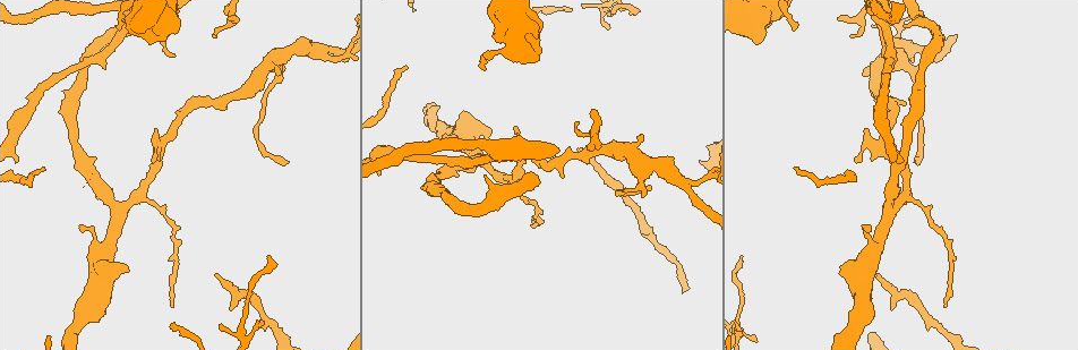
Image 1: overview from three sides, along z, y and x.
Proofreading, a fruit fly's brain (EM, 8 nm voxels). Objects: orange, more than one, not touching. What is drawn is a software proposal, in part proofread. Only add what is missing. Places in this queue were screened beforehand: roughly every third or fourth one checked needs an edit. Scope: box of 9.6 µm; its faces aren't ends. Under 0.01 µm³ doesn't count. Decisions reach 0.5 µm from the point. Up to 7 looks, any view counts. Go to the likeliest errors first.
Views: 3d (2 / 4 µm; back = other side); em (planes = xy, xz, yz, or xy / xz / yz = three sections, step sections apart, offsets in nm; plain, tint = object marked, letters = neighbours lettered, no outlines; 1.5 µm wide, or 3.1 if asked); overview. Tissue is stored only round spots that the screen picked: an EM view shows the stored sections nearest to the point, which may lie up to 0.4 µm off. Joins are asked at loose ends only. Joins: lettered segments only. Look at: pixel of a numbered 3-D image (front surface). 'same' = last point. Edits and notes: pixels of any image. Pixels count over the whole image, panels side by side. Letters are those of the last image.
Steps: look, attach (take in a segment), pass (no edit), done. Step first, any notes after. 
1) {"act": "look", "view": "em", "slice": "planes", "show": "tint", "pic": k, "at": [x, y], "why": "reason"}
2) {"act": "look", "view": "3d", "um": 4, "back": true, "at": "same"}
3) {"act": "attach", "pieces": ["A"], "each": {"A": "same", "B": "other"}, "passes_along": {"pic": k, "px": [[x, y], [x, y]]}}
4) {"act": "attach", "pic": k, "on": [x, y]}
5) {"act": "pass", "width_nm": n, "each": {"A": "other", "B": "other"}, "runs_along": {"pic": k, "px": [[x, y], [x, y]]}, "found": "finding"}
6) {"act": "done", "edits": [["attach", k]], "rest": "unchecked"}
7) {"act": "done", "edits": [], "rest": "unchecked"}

{"act": "look", "view": "em", "slice": "planes", "show": "letters", "pic": 1, "at": [230, 18], "why": "thin end"}

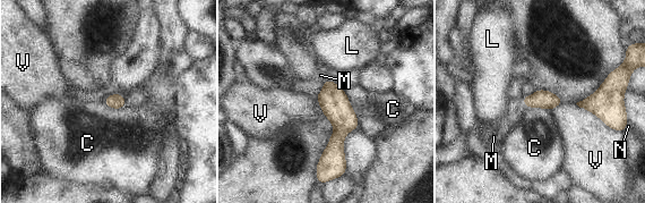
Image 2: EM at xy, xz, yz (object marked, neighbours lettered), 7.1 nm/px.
{"act": "attach", "pieces": ["M"], "each": {"C": "other", "L": "other", "M": "same", "N": "other", "V": "other"}, "passes_along": {"pic": 2, "px": [[543, 99], [522, 101], [515, 110]]}, "found": "the neuron continues"}

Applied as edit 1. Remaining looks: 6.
{"act": "look", "view": "em", "slice": "xz", "step": 4, "show": "letters", "pic": 1, "at": [379, 171], "why": "free end"}

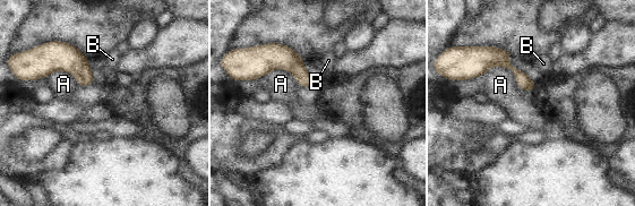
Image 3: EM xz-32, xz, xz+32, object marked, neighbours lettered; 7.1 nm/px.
{"act": "pass", "each": {"A": "other", "B": "other"}, "runs_along": {"pic": 3, "px": [[470, 74], [503, 61], [533, 87]]}, "found": "no lettered segment goes on from it"}

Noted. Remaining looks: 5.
{"act": "look", "view": "em", "slice": "yz", "step": 8, "show": "tint", "pic": 1, "at": [608, 28], "why": "tapers out"}

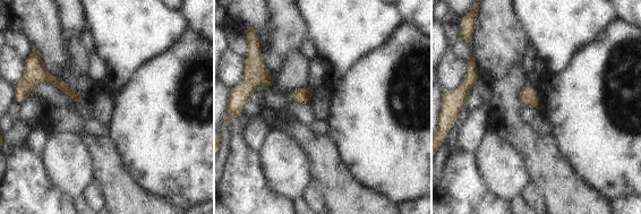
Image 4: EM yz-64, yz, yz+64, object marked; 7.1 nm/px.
{"act": "look", "view": "em", "slice": "xy", "step": 8, "show": "letters", "at": "same", "why": "cut it another way"}

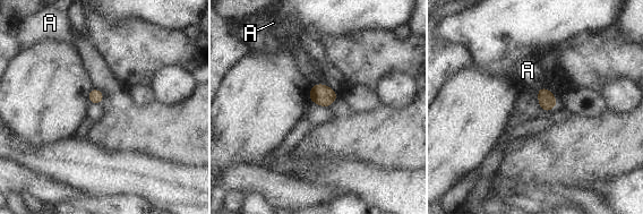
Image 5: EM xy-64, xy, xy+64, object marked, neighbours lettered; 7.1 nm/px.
{"act": "pass", "width_nm": 130, "each": {"A": "other"}, "border": {"pic": 5, "px": [[541, 86], [536, 90]]}, "found": "no lettered segment goes on from it"}

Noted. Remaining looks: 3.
{"act": "done", "edits": [["attach", 2]], "rest": "unchecked"}

